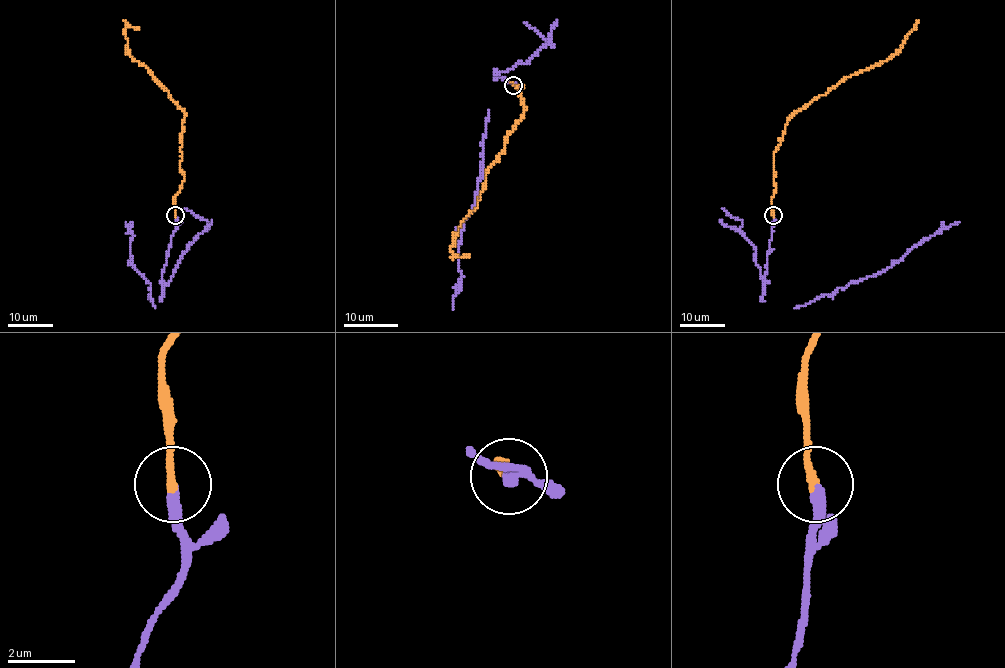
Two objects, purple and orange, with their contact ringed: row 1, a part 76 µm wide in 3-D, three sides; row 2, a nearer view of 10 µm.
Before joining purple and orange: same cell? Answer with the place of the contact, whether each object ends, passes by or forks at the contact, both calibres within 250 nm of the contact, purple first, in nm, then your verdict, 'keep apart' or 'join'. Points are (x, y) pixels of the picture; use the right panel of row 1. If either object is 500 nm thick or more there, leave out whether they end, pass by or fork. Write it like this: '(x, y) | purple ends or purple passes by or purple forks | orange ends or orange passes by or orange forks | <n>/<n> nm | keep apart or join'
(773, 215) | purple ends | orange ends | 360/240 nm | join

